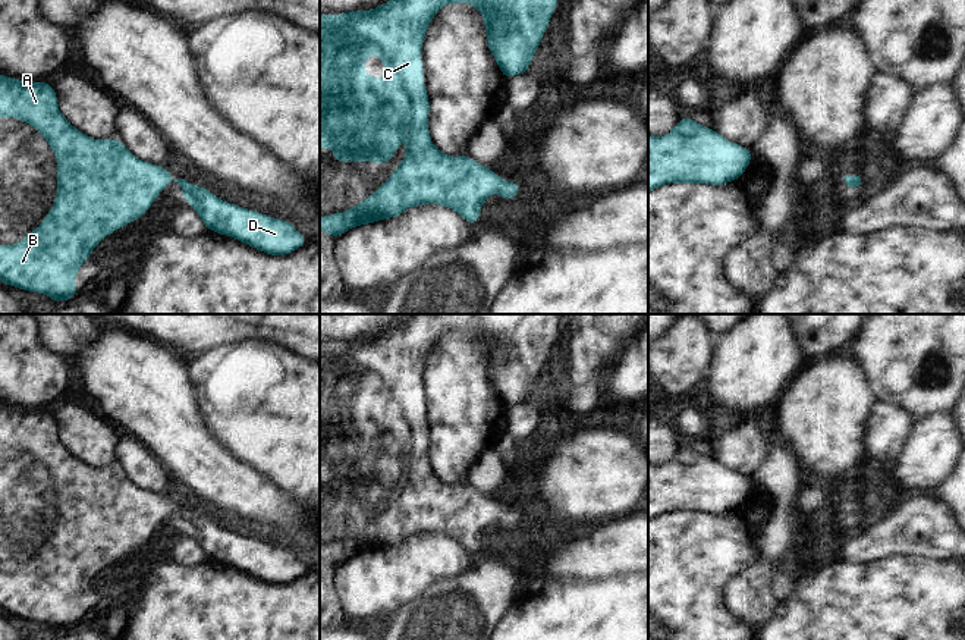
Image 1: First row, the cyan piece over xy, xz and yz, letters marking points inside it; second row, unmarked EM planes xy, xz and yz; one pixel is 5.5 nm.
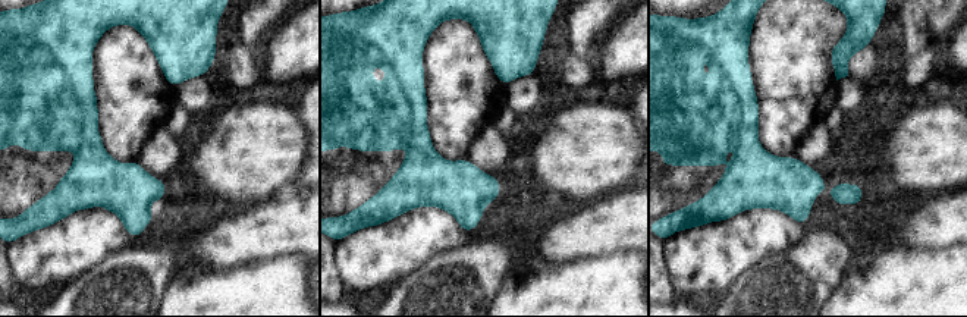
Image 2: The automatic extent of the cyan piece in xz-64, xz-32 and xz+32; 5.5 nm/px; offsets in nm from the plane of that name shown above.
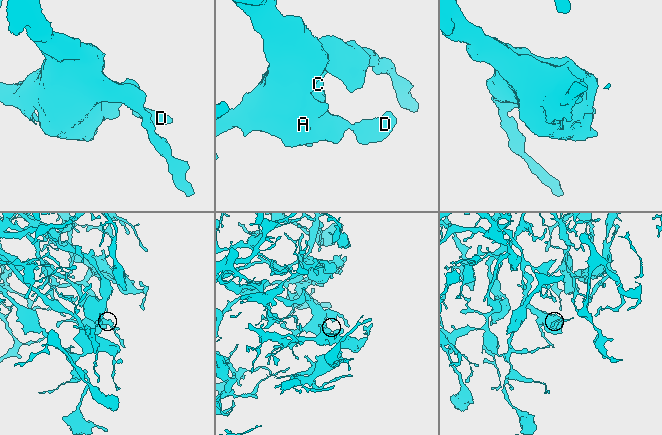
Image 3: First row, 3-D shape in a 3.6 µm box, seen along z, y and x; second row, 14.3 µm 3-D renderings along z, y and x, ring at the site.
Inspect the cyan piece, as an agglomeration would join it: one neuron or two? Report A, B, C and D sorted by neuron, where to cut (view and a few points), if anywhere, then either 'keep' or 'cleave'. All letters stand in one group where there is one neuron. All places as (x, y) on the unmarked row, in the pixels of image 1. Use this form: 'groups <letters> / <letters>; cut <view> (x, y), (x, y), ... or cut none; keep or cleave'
groups A B C D; cut none; keep

